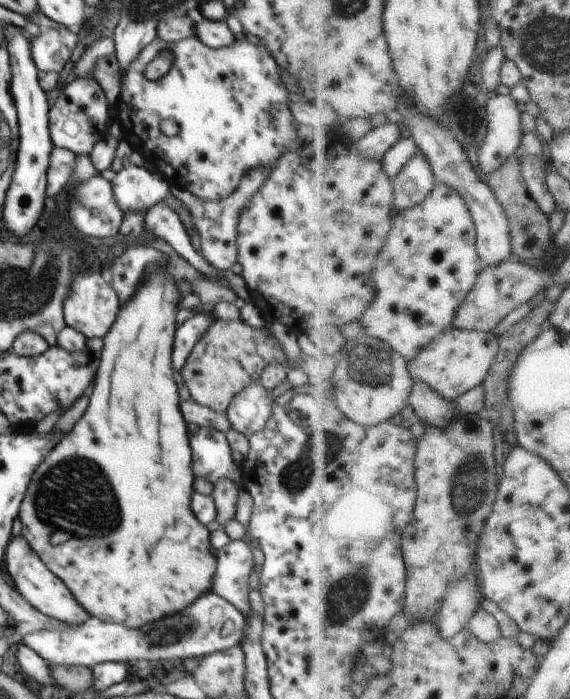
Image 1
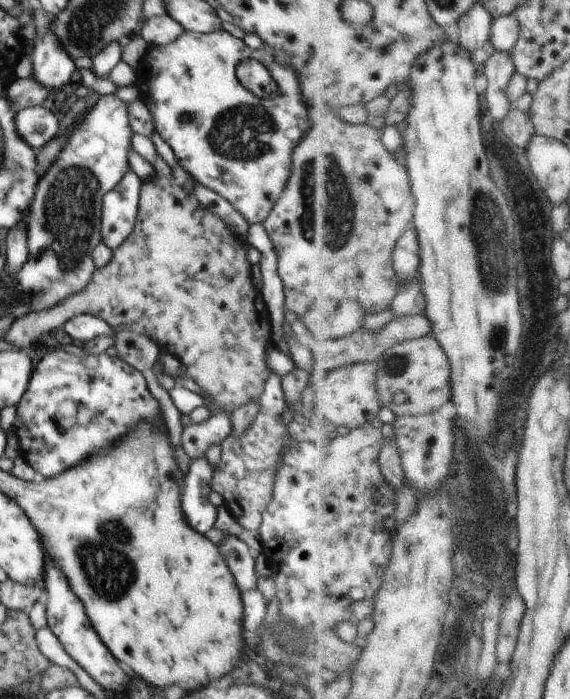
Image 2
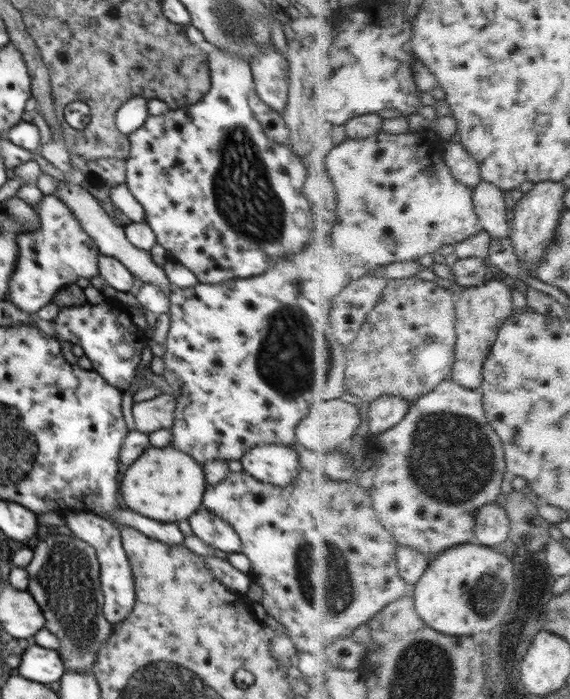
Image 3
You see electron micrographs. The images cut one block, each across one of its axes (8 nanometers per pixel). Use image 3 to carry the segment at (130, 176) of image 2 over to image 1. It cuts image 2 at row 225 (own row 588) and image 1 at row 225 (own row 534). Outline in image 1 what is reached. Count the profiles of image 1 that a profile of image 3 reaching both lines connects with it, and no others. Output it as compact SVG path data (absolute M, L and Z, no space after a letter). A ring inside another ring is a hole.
M98 175L68 192L66 216L70 218L76 230L82 232L84 236L106 240L106 238L114 238L119 233L124 214L116 202L112 183Z

